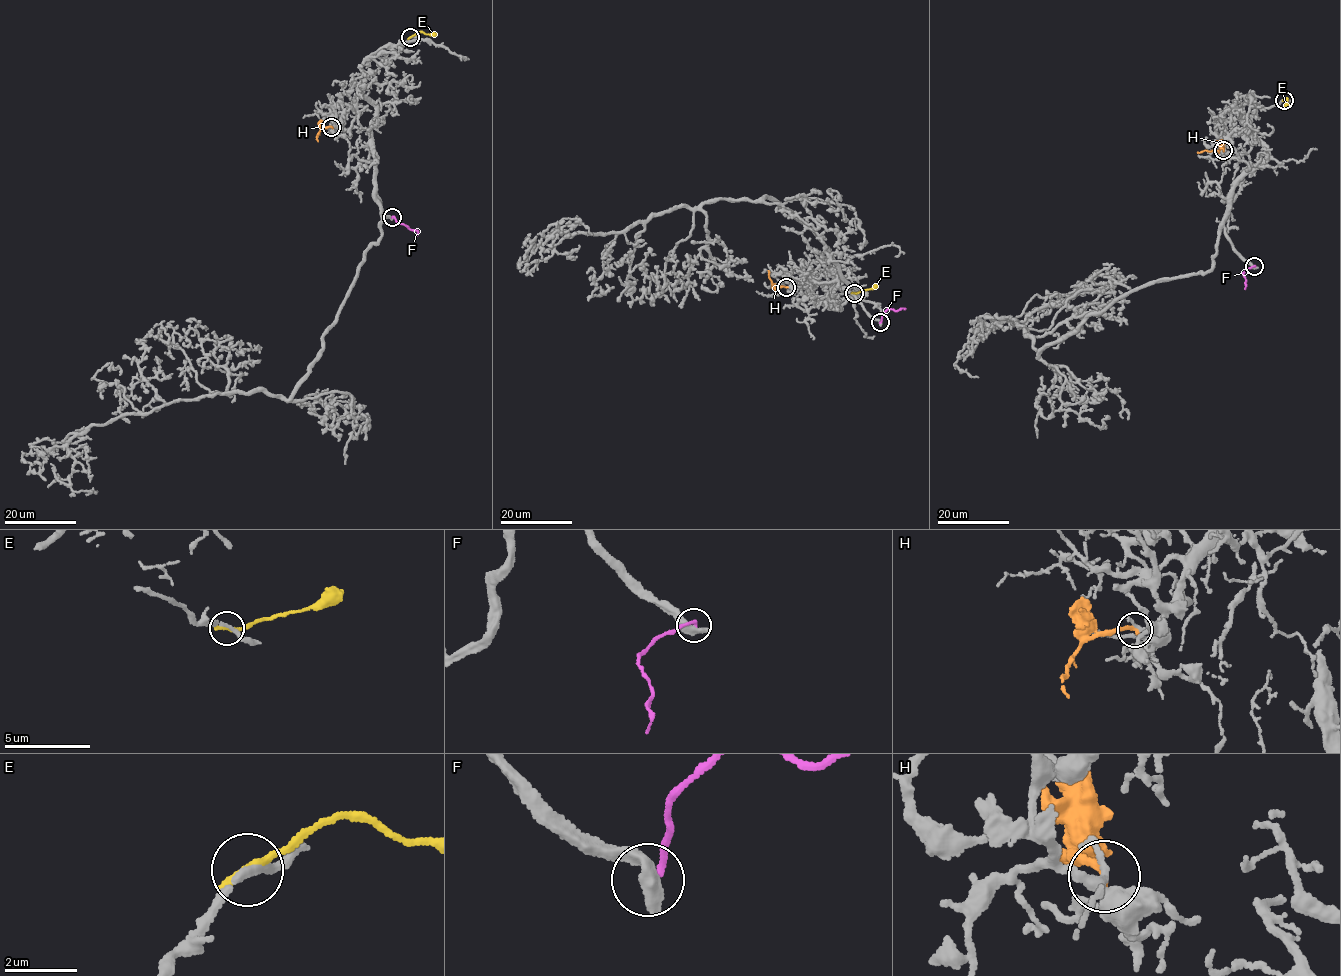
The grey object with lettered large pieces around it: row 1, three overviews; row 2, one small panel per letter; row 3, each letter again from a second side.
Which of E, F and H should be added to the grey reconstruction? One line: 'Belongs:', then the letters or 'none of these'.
Belongs: none of these

